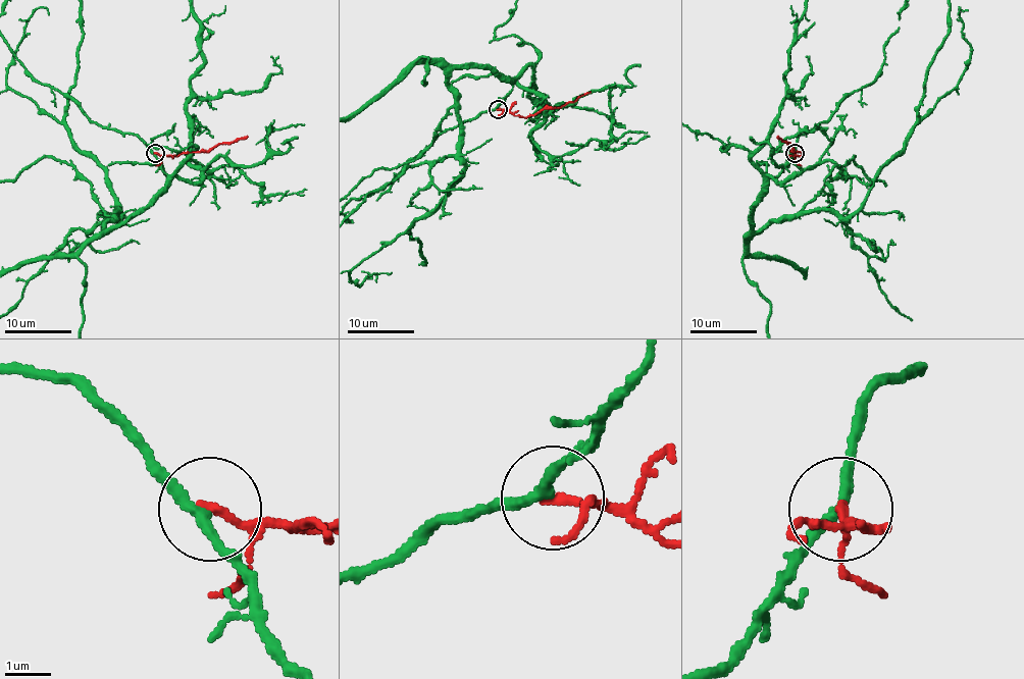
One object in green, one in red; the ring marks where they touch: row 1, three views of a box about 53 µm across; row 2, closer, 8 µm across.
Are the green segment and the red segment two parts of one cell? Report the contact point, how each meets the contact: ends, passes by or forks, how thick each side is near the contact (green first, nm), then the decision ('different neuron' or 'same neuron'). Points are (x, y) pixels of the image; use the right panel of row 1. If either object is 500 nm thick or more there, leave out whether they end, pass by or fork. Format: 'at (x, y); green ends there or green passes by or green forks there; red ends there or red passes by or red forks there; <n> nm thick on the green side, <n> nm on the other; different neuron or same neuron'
at (795, 153); green passes by; red ends there; 240 nm thick on the green side, 180 nm on the other; different neuron

